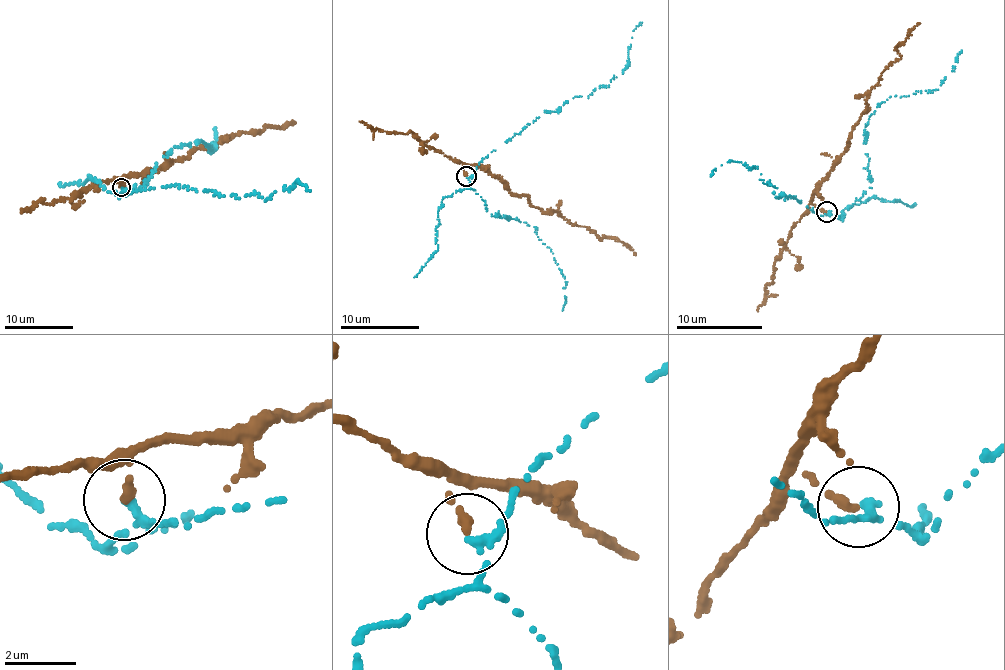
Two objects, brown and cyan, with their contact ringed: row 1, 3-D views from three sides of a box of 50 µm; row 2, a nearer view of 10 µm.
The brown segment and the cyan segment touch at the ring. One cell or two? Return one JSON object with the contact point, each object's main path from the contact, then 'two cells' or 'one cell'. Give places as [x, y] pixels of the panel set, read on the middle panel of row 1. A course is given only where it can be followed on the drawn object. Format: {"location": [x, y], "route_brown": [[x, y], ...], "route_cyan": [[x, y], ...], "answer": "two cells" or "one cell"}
{"location": [466, 176], "route_brown": [[466, 176], [464, 165], [487, 168], [531, 206], [594, 230], [600, 240], [627, 244], [636, 255]], "route_cyan": [[466, 177], [544, 112], [555, 111], [575, 96], [588, 98], [623, 73], [633, 30], [642, 22]], "answer": "two cells"}

